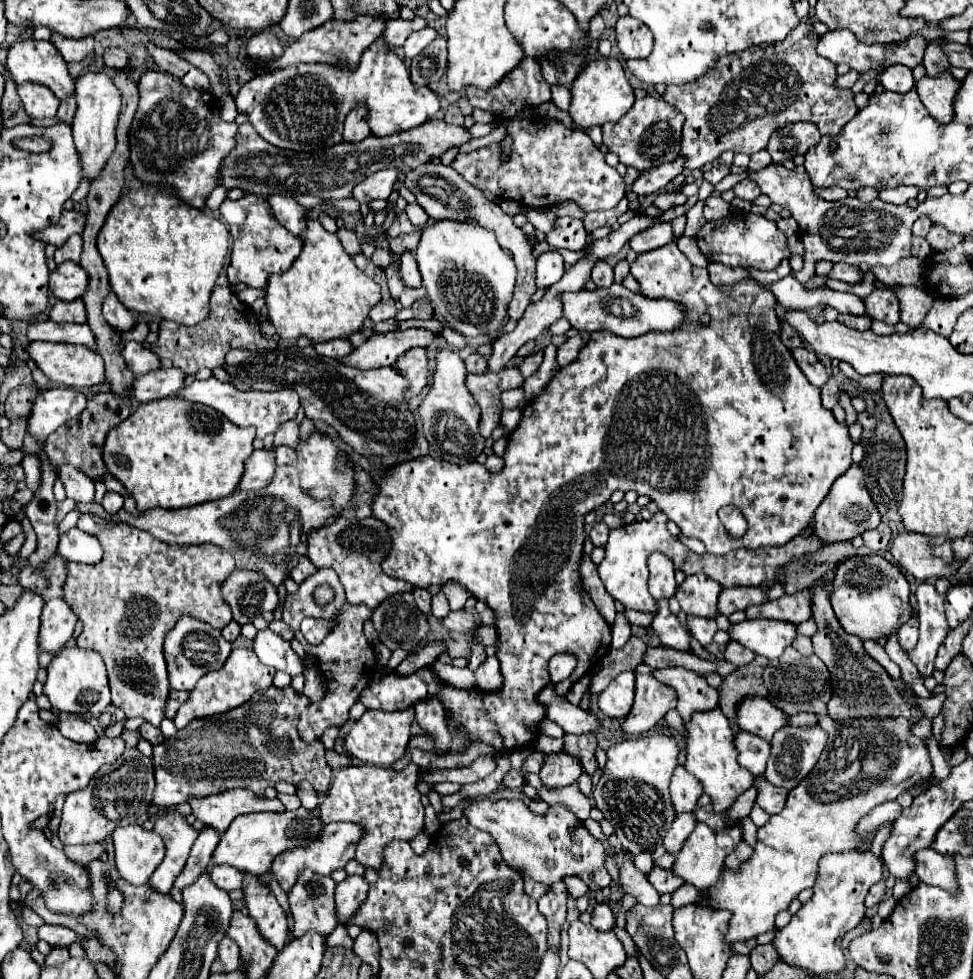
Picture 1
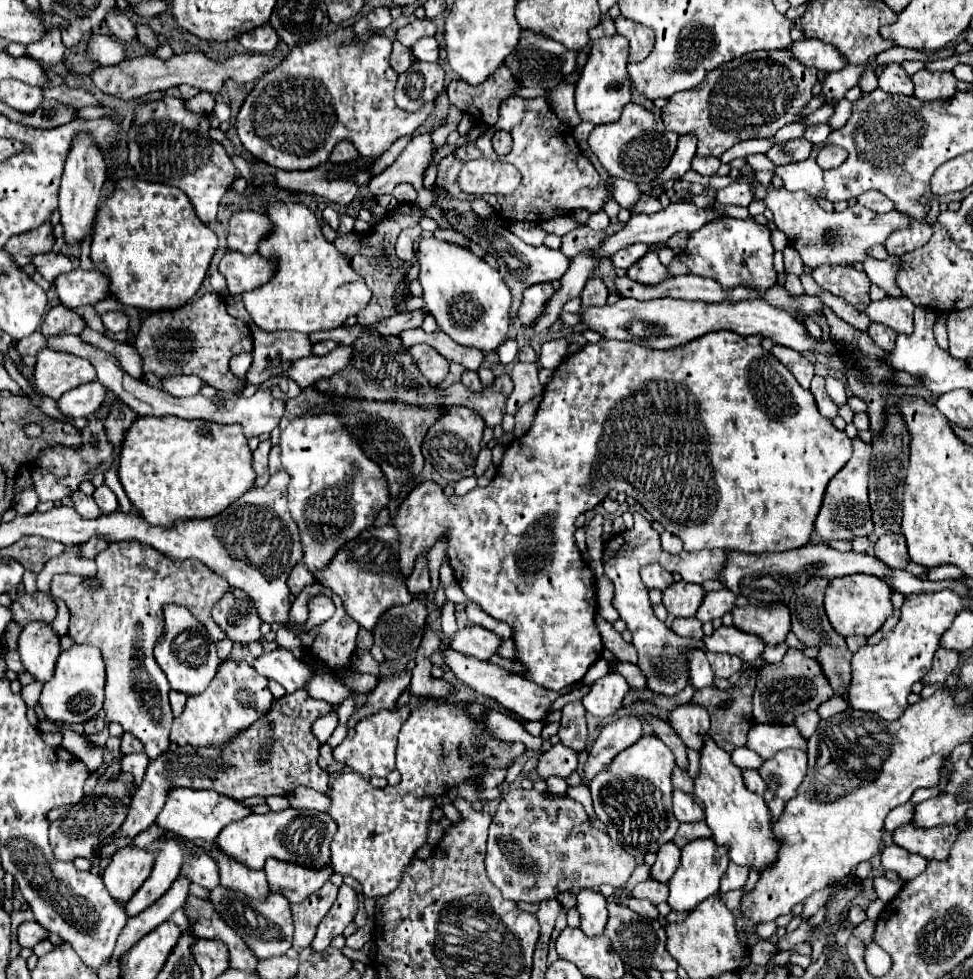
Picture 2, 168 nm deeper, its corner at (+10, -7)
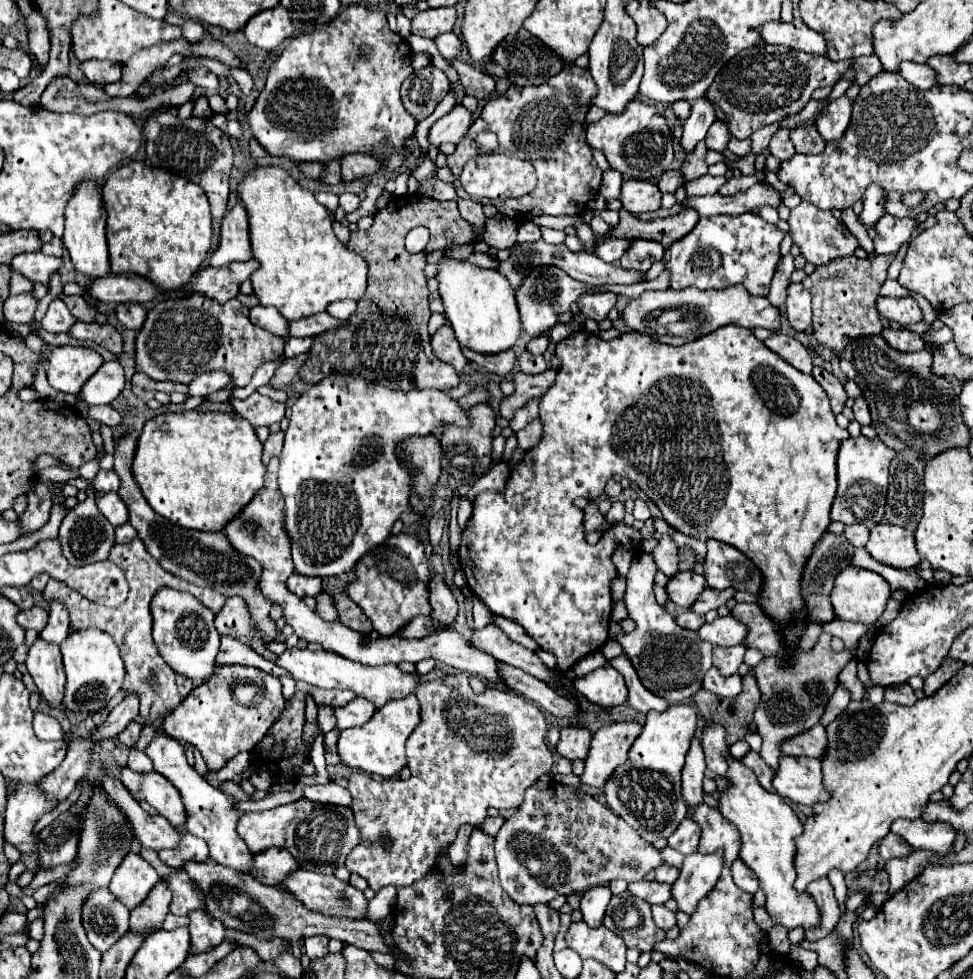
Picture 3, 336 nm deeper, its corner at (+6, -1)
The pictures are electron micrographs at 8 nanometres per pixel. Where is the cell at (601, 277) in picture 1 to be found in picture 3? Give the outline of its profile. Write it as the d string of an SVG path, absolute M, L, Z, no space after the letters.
M605 292L605 294L583 294L577 302L579 310L587 316L593 318L597 322L605 320L609 310L617 304L617 294L613 292Z

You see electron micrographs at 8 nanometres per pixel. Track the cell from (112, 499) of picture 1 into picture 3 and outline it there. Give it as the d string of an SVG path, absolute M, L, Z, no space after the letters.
M99 470L99 474L93 478L93 486L97 488L97 492L119 490L119 476L115 470Z

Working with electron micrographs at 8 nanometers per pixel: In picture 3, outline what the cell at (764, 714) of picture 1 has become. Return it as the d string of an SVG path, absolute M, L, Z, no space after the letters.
M817 724L809 732L803 732L801 736L787 740L781 746L783 754L787 756L803 756L803 758L815 758L815 760L823 760L825 748L827 748L827 732L825 732L825 726L821 724Z

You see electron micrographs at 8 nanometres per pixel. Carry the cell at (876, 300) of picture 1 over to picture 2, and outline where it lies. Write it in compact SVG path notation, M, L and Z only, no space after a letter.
M871 322L871 326L869 326L869 336L871 336L871 340L879 346L879 348L883 348L883 350L891 350L893 348L893 342L895 342L895 332L889 328L889 326L885 326L885 324L881 324L881 322Z

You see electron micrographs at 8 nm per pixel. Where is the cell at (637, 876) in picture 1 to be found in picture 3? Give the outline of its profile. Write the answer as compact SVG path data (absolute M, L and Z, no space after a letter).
M653 906L653 920L661 930L671 930L673 926L677 926L677 918L675 912L667 910L665 906Z

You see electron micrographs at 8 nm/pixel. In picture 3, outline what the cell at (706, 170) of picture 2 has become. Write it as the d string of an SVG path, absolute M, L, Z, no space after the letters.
M715 120L715 124L709 128L707 138L705 138L707 148L709 148L709 150L715 150L715 152L723 152L723 150L727 148L729 140L731 140L731 136L729 136L727 124L721 122L721 120Z

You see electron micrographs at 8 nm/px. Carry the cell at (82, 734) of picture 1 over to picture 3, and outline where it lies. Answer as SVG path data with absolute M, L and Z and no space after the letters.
M35 712L33 730L35 730L35 736L39 736L39 740L63 740L61 724L57 722L57 718L53 718L49 714Z

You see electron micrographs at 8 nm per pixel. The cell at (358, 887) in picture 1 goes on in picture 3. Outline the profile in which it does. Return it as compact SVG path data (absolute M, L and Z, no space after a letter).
M313 936L313 938L305 938L305 950L307 950L307 956L311 960L315 958L321 958L321 956L327 956L327 942L329 938L327 936Z

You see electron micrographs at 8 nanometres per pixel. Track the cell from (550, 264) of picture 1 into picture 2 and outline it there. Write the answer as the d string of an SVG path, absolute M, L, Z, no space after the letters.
M533 284L525 290L523 294L523 302L521 308L517 312L517 318L523 322L523 326L531 326L537 316L543 310L543 304L547 302L547 298L553 294L553 286L551 284Z

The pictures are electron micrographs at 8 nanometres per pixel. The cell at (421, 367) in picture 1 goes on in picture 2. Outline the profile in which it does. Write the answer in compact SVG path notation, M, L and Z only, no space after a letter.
M417 344L409 350L409 354L413 356L413 362L417 362L417 370L421 370L421 374L427 378L429 386L435 386L447 376L449 362L443 356L439 356L431 346Z

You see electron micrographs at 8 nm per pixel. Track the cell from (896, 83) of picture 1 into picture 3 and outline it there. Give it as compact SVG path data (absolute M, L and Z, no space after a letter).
M903 62L901 68L899 68L899 74L911 82L913 86L921 88L921 90L929 90L933 88L937 82L935 82L935 72L931 68L927 68L925 64L913 64L913 62Z

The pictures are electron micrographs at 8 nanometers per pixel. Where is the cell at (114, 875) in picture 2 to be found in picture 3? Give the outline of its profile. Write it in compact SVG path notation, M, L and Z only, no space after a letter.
M129 852L117 868L109 884L109 892L113 892L117 900L121 900L129 910L133 910L145 900L145 896L153 890L157 882L159 874L155 872L155 868L145 862L139 854Z

